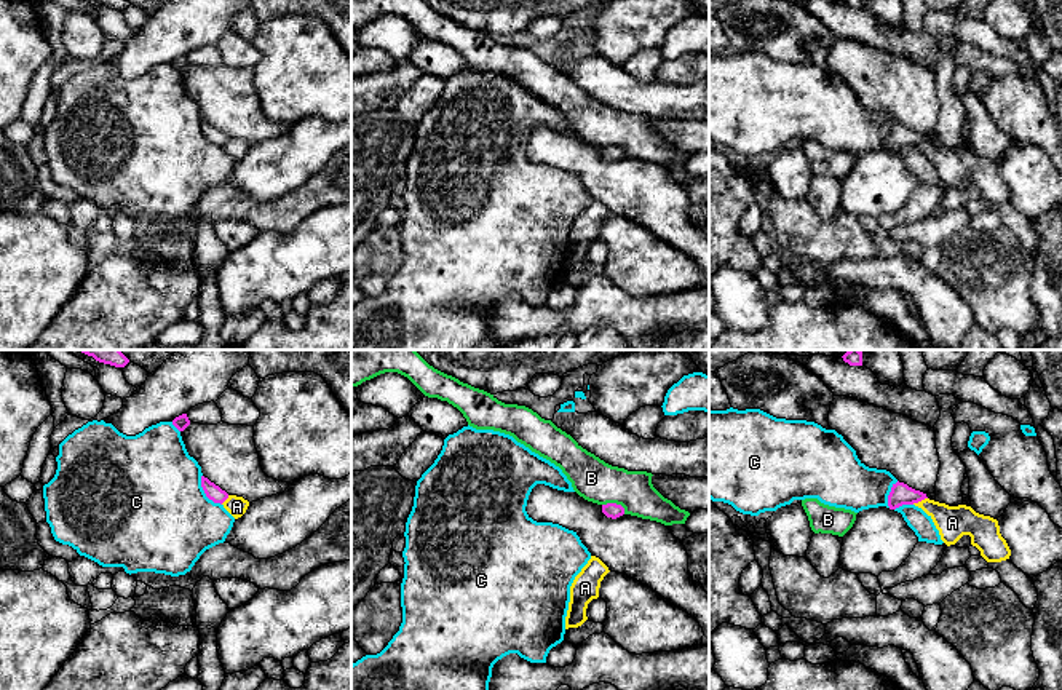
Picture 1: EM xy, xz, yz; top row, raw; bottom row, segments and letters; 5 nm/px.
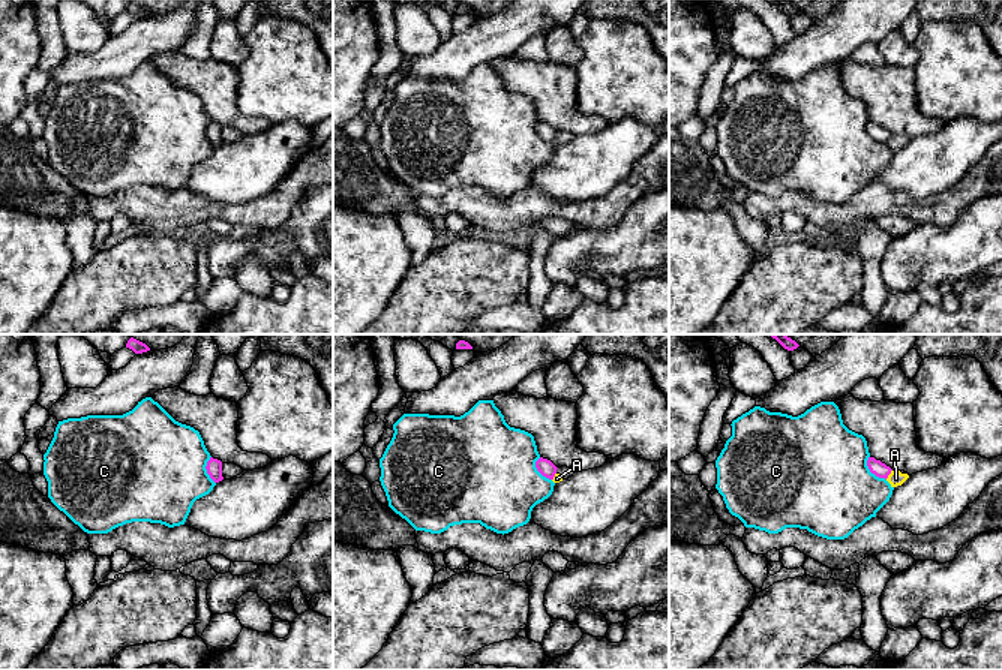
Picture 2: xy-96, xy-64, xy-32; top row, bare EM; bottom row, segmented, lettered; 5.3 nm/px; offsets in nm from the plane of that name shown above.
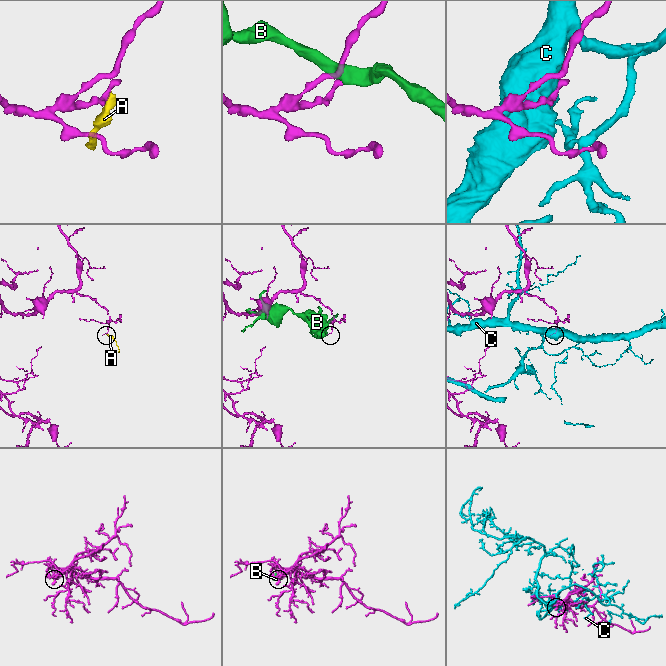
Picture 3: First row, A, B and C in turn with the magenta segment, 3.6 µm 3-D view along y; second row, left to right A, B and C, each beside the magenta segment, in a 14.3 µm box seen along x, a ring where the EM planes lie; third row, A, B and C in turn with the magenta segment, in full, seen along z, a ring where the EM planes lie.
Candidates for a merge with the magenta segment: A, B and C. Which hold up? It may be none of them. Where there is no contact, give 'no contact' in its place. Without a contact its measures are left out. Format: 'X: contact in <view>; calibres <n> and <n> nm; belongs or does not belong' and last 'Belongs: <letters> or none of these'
A: contact in yz; calibres 110 and 160 nm; does not belong
B: contact in xz; calibres 80 and 220 nm; does not belong
C: contact in xy; calibres 80 and 500 nm; does not belong
Belongs: none of these

